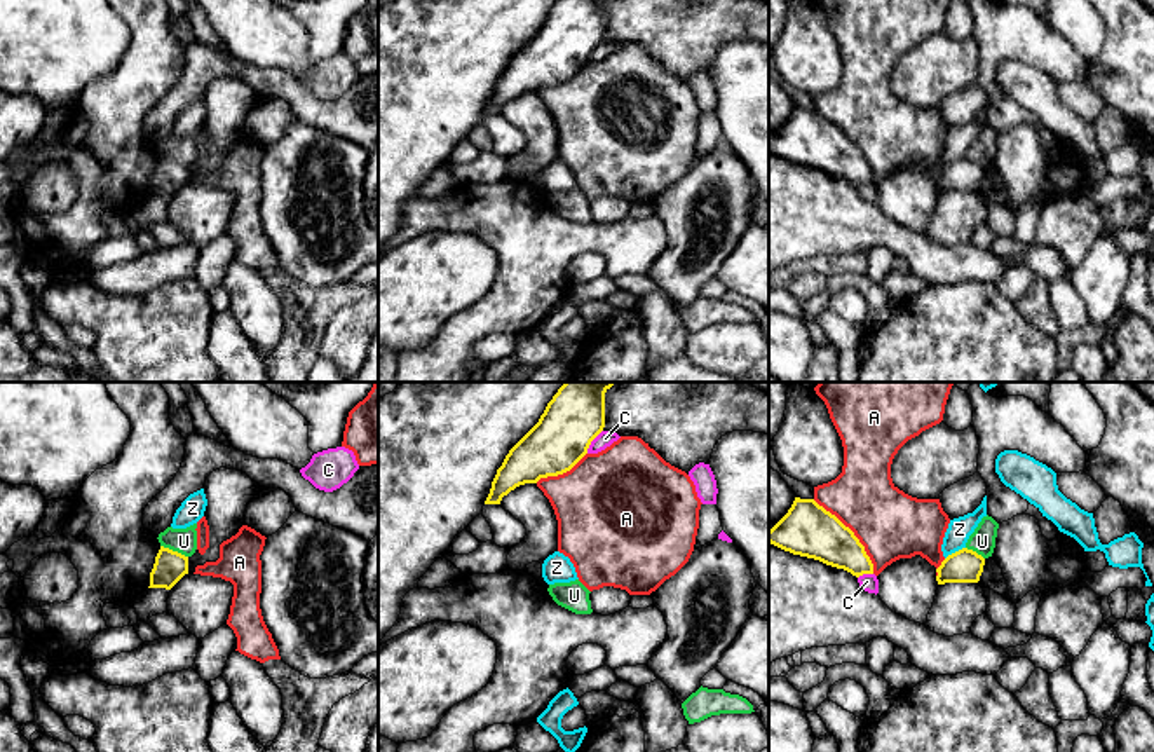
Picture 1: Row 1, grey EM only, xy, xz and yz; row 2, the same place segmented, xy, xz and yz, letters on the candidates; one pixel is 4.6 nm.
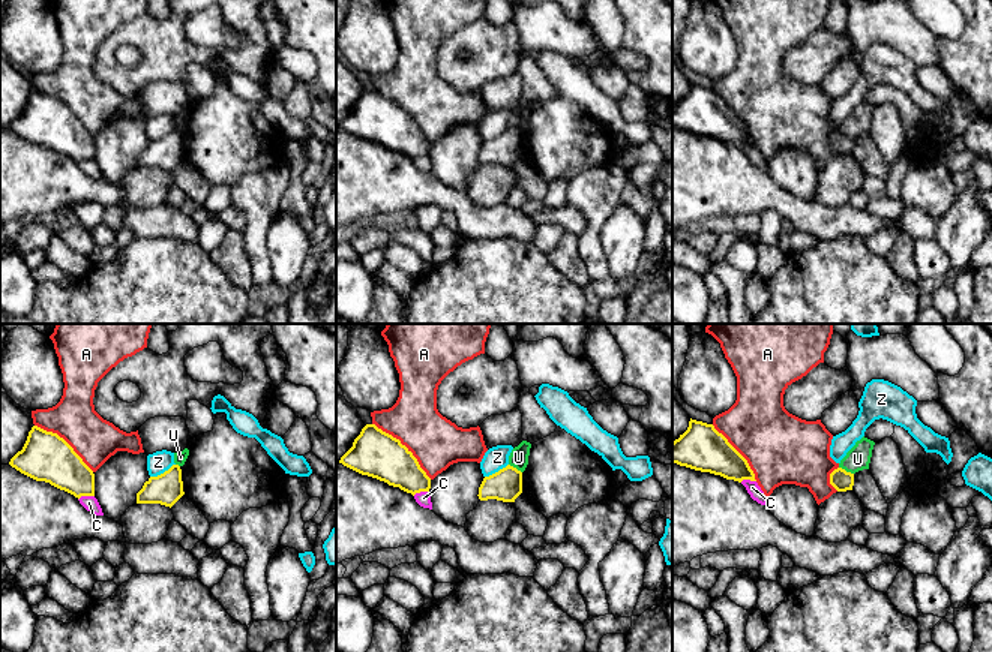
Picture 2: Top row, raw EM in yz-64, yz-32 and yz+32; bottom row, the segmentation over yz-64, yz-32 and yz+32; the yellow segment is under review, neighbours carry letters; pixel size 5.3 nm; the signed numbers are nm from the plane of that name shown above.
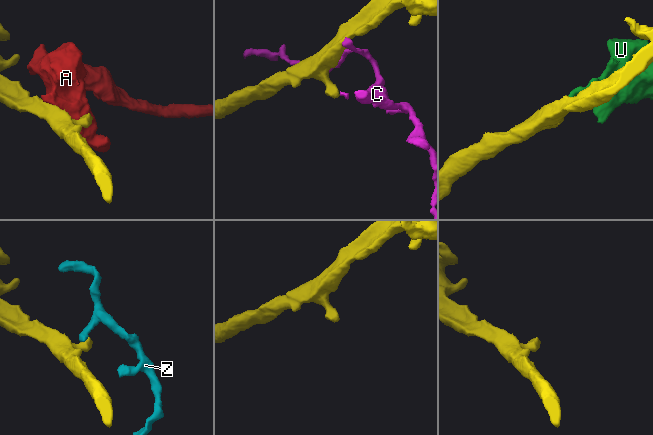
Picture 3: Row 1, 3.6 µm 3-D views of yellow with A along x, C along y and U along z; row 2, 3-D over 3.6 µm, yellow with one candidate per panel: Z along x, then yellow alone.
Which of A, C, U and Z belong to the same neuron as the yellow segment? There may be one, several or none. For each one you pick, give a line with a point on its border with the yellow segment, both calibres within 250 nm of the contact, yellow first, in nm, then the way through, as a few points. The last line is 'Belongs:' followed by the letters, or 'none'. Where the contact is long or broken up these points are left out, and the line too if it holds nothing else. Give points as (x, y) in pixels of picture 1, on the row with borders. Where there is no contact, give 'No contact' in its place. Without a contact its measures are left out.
Belongs: none

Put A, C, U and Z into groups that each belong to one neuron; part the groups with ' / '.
A / C / U / Z

